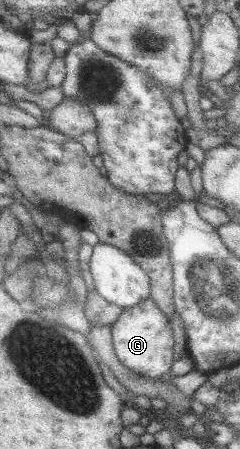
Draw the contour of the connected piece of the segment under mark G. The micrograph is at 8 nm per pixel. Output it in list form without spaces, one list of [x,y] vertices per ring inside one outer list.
[[[150,297],[133,307],[128,307],[119,315],[119,319],[112,323],[112,342],[119,361],[130,370],[153,381],[162,379],[174,383],[189,397],[197,391],[200,379],[197,377],[172,377],[169,373],[173,363],[173,330],[165,312]]]

